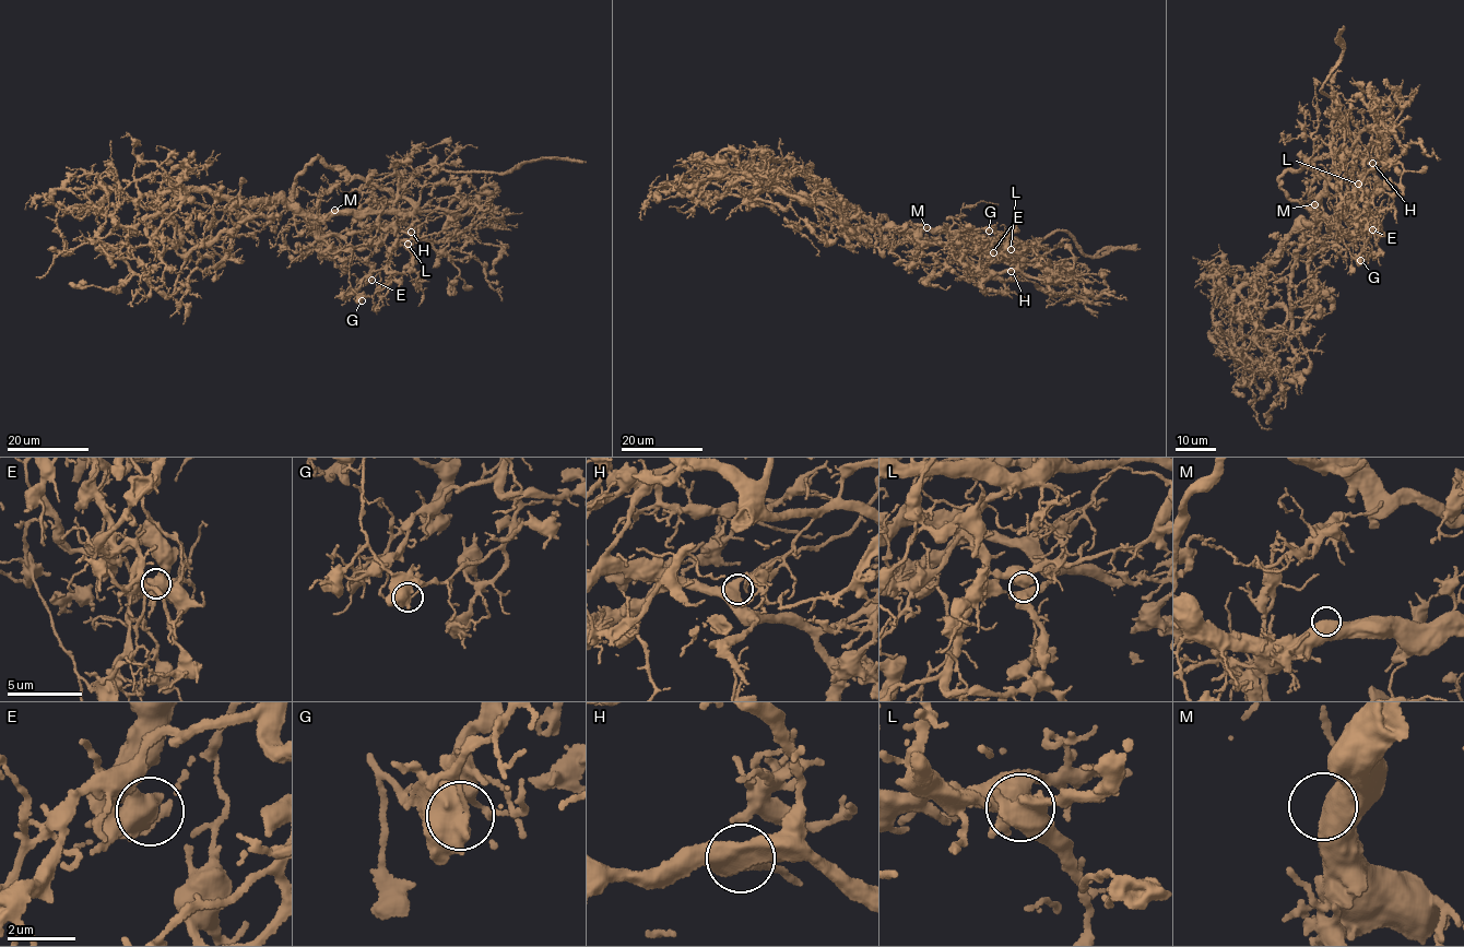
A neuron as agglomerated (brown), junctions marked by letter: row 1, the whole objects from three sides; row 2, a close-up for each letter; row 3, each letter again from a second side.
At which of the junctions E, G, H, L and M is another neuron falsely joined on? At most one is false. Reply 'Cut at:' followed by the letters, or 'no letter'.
Cut at: G

